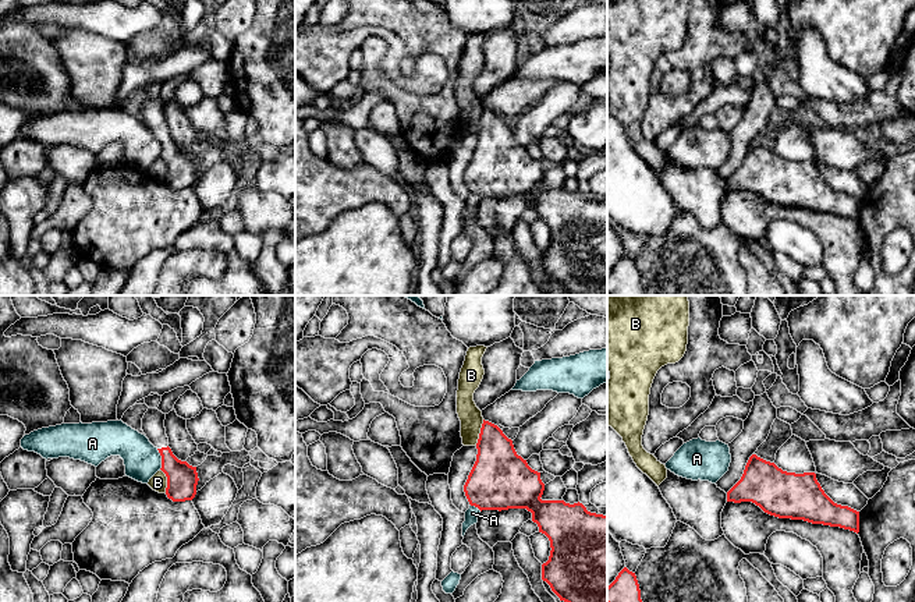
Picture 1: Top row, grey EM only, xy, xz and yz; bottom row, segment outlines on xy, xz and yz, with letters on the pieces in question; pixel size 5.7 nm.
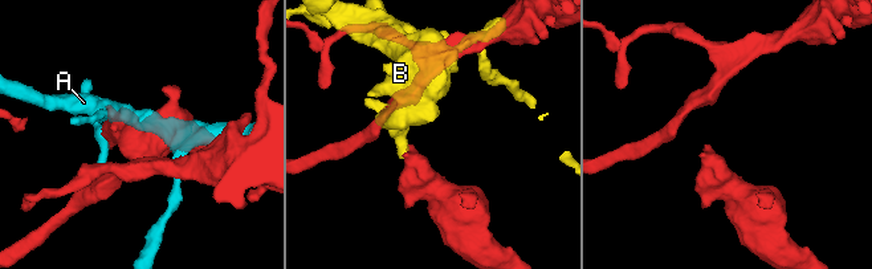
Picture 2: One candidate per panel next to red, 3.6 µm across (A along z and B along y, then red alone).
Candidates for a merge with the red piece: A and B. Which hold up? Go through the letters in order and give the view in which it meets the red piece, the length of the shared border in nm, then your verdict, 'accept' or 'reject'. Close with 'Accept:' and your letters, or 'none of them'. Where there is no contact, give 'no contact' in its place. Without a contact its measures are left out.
A: xy | 120 nm | reject
B: xz | 160 nm | reject
Accept: none of them

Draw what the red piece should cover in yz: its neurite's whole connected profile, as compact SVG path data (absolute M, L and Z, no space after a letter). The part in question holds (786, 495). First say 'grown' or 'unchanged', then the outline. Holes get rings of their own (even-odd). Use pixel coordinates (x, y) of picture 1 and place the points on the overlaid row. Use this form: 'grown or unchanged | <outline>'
unchanged | M752 454L741 479L727 492L727 502L752 502L765 513L859 532L859 511L834 503L815 472L787 472Z

